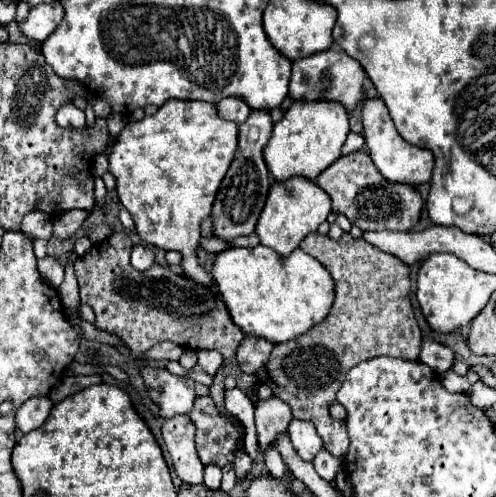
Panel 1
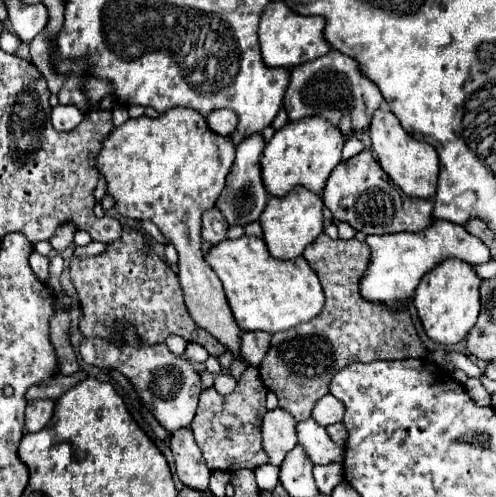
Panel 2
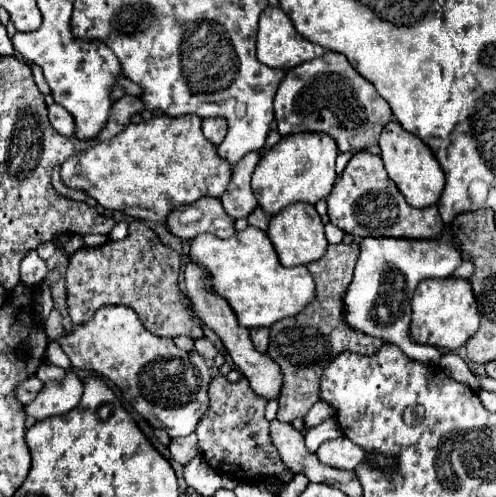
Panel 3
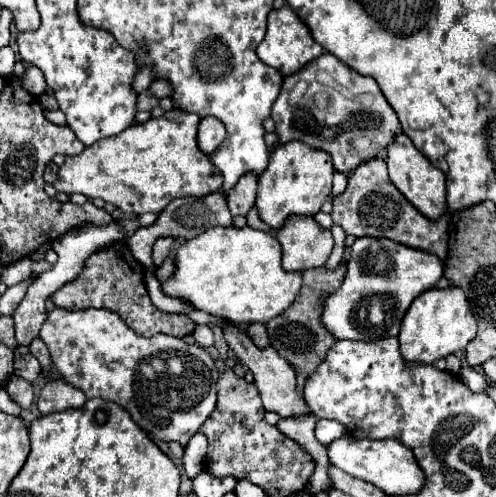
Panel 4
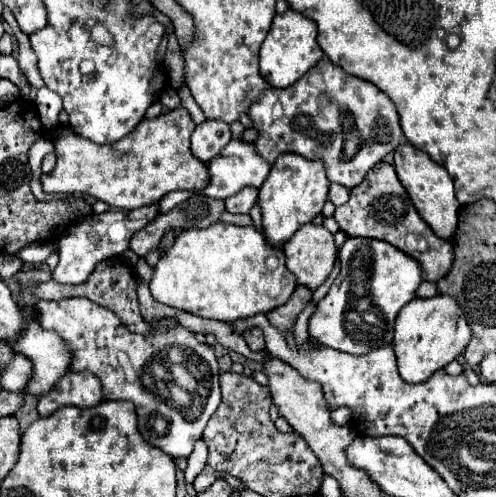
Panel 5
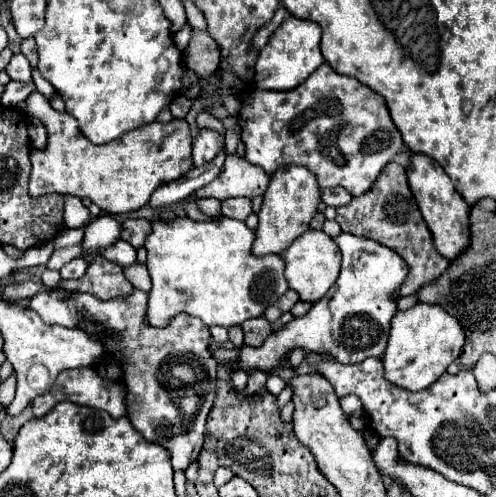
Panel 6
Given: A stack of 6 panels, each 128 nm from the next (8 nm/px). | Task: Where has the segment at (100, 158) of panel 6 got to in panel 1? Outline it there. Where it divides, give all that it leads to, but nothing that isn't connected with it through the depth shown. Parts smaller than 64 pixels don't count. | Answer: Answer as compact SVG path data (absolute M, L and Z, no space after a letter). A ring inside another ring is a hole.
M168 100L154 116L144 116L138 122L130 122L116 136L116 144L108 154L110 172L116 178L116 190L122 206L130 212L136 222L136 232L140 238L162 250L176 250L182 254L184 276L196 284L204 284L218 292L214 278L204 270L198 260L200 246L200 222L210 216L220 182L234 158L238 146L238 126L220 120L216 106L208 102L188 102L188 100Z

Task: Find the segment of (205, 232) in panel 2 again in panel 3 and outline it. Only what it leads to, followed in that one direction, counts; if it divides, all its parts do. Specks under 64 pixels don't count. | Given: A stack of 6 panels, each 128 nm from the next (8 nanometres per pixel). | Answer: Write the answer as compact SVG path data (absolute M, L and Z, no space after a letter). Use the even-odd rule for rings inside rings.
M204 196L194 204L186 204L180 210L174 210L168 214L164 226L174 236L182 236L184 240L192 240L202 232L216 234L218 238L230 238L236 232L234 218L224 212L220 198L212 196Z

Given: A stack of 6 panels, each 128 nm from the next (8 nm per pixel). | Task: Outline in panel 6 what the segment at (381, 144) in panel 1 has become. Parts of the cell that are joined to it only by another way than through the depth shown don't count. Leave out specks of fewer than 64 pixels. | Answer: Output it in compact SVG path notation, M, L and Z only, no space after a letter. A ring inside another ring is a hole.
M412 154L412 162L406 168L406 174L408 174L412 194L418 202L418 208L420 208L420 212L432 232L436 250L448 260L458 258L468 248L468 242L470 242L470 222L468 222L470 206L456 192L452 180L448 178L444 168L436 160L432 160L428 156Z

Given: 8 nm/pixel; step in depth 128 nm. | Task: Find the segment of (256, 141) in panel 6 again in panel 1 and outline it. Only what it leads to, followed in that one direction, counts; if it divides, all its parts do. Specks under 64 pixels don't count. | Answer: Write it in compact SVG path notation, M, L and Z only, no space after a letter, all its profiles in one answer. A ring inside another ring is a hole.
M328 48L324 52L312 54L308 58L300 58L292 62L292 76L290 76L290 98L292 100L332 100L340 102L348 112L356 110L360 102L366 100L364 94L364 78L366 72L358 60L350 58L340 48Z

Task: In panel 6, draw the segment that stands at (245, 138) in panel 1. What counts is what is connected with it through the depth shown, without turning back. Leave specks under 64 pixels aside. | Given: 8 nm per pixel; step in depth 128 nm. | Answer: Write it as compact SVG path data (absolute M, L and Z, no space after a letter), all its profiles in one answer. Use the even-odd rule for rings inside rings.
M228 198L222 202L222 216L246 220L252 214L252 204L248 198Z

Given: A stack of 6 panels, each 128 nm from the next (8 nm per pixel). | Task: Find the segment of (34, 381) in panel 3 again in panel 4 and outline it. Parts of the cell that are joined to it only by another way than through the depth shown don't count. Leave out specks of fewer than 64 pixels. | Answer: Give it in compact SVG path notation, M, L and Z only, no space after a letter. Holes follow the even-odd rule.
M18 376L10 378L10 382L6 384L6 392L8 392L10 400L16 402L20 408L28 408L34 402L32 384L28 384L26 380L20 380Z

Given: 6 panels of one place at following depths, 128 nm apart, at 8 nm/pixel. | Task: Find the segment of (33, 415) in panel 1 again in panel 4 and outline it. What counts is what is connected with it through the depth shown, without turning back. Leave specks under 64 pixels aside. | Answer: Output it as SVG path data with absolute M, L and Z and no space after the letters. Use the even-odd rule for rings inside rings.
M50 380L44 386L36 404L38 404L40 414L52 414L66 408L80 408L84 406L84 402L86 402L86 396L84 392L80 392L80 388L64 380Z

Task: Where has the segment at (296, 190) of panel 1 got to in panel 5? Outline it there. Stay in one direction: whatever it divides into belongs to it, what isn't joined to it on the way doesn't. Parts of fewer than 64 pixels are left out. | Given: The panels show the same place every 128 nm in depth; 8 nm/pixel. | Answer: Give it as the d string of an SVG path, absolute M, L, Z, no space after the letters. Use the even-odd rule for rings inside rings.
M316 224L302 226L286 244L286 268L296 276L298 286L316 290L332 272L336 262L334 236Z

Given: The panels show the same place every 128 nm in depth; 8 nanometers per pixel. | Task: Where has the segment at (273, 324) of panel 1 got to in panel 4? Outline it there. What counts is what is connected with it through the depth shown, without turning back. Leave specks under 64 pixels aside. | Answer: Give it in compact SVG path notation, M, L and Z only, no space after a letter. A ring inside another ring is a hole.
M214 226L186 240L176 250L174 274L160 288L166 296L186 300L198 310L212 312L236 324L266 324L290 308L302 284L302 272L284 272L280 256L282 250L278 248L276 236L268 232L250 226Z

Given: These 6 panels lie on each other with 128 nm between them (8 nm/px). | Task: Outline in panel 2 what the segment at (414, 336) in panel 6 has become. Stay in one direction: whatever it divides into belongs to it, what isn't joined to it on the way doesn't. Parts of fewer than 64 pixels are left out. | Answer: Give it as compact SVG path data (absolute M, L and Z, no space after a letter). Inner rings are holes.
M448 258L430 270L418 284L414 294L414 306L422 322L424 332L438 344L458 344L474 328L480 312L480 278L468 262Z

